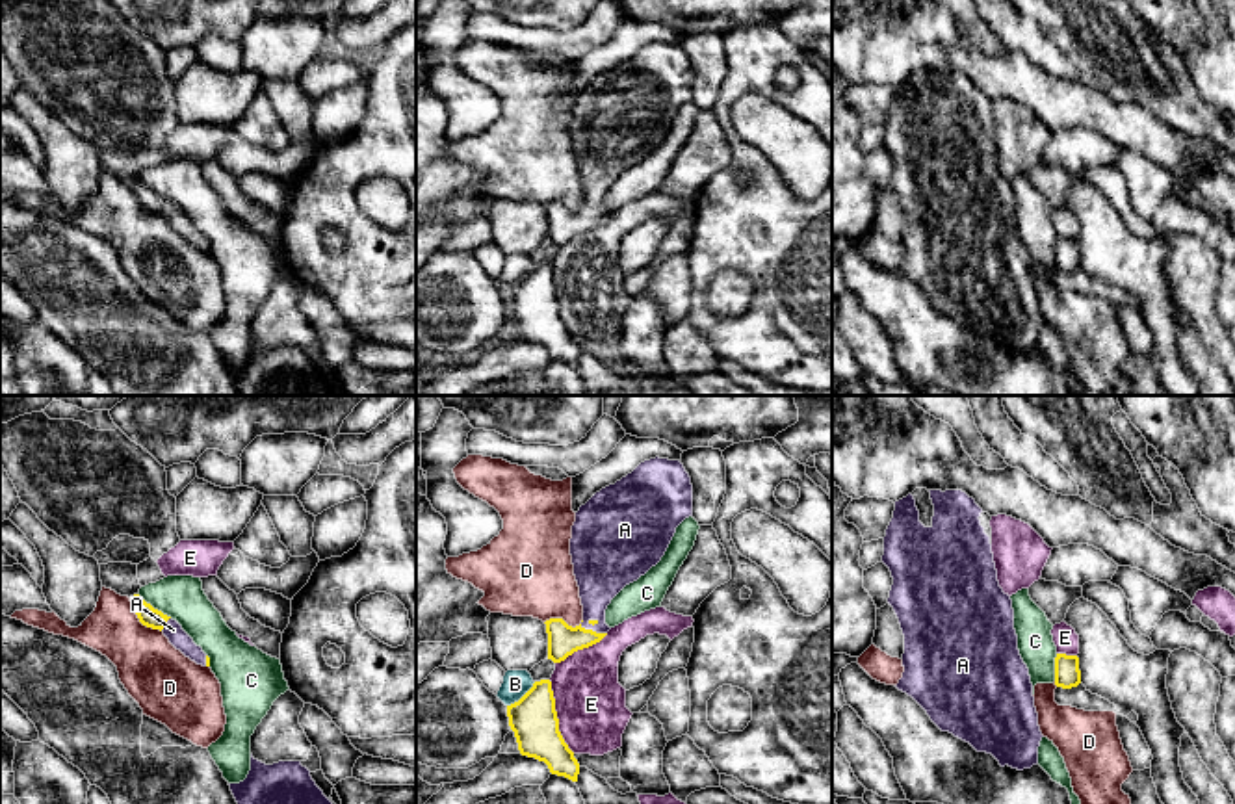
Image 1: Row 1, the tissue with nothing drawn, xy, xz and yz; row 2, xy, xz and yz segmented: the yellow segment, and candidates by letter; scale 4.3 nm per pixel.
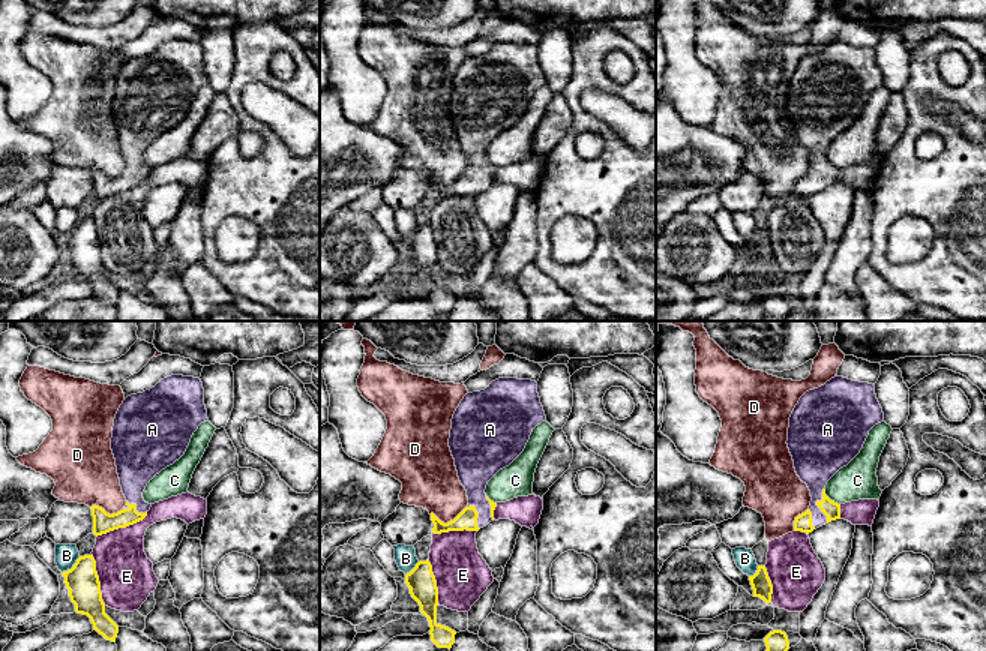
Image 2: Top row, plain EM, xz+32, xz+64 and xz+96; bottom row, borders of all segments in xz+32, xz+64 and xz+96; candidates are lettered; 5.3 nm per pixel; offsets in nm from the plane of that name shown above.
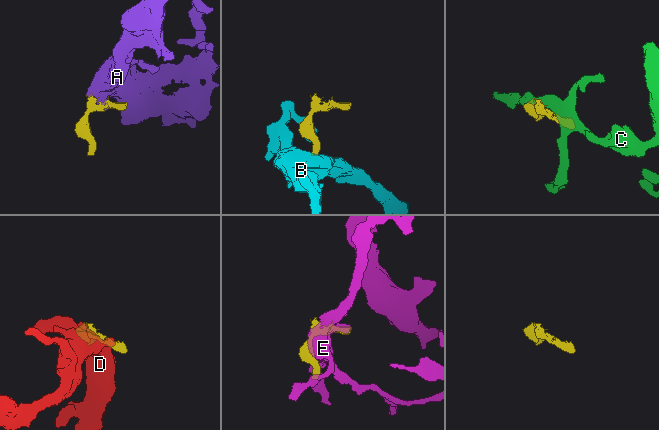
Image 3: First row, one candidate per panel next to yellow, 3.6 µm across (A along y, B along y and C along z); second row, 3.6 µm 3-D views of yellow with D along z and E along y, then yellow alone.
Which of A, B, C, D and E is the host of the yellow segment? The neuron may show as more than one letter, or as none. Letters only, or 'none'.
A

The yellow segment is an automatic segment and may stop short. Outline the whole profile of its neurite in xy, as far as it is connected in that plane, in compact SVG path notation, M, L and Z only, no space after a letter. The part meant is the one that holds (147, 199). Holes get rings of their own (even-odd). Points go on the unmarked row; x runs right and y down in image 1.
M139 178L130 180L132 191L139 206L147 212L160 214L169 227L197 249L210 251L210 241L182 214L182 210L162 195L147 188Z

